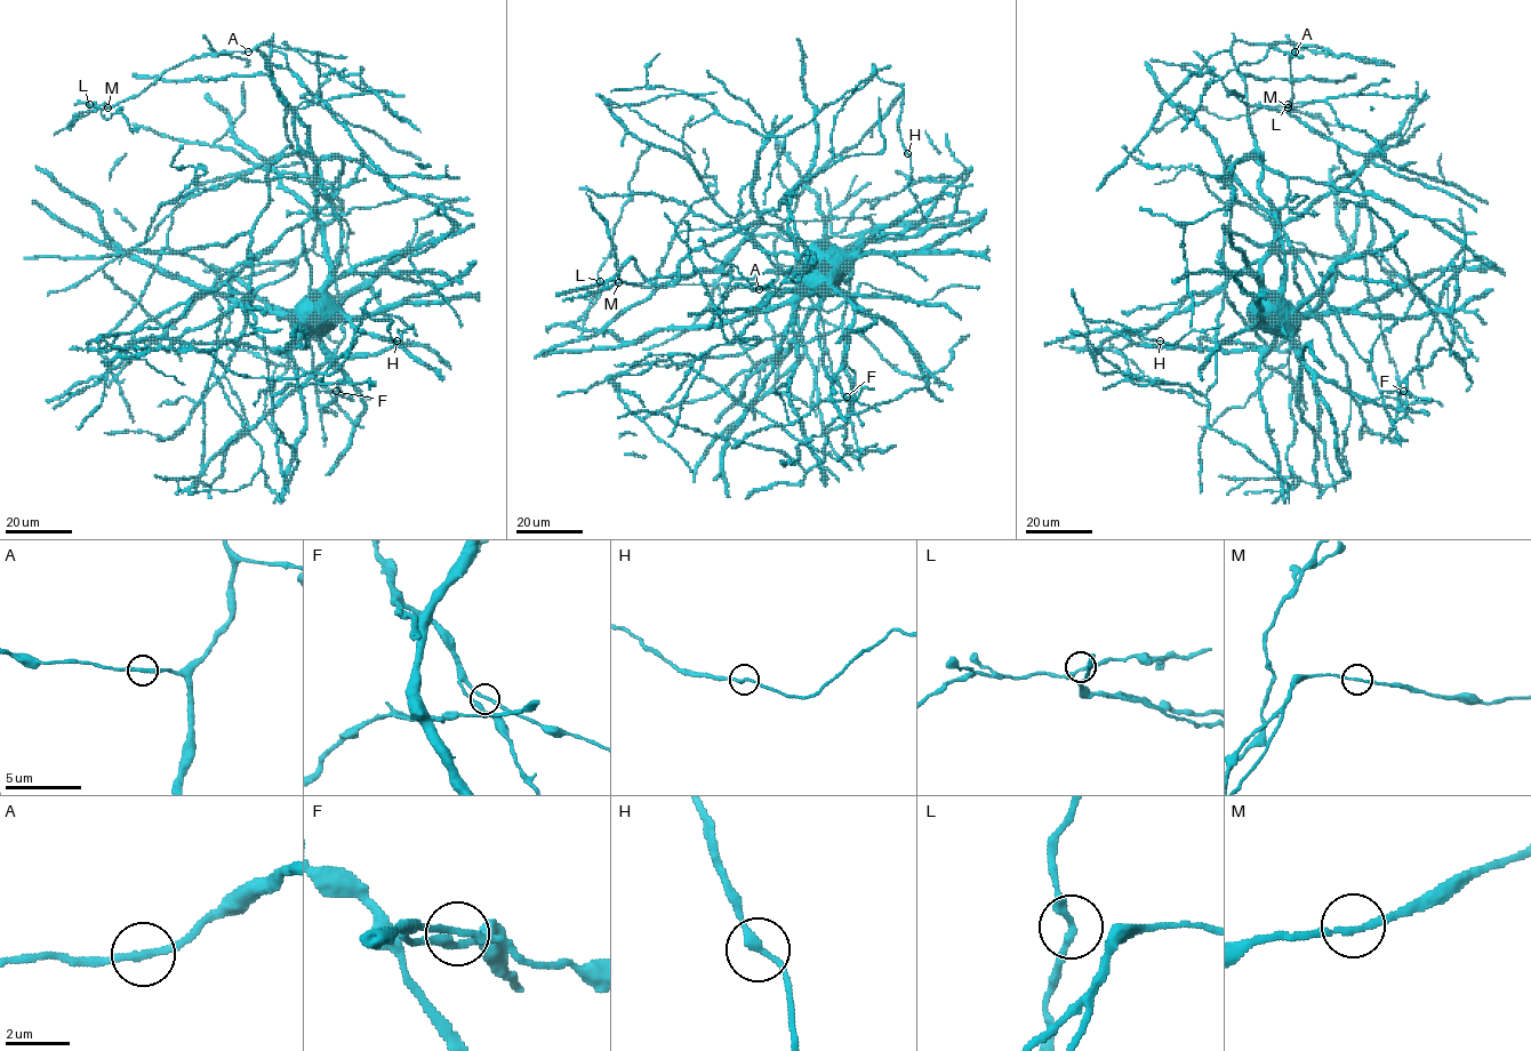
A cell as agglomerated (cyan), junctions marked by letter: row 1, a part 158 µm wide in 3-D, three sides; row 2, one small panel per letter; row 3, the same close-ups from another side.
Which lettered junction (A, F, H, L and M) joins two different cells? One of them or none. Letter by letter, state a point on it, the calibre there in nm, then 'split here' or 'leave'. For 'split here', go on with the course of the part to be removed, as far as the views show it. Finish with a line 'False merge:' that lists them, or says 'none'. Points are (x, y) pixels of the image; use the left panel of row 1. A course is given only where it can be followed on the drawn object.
A: at (248, 51); 240 nm thick; leave
F: at (336, 391); 200 nm thick; leave
H: at (397, 341); 200 nm thick; split here; foreign part runs (397, 341), (401, 344), (398, 329), (405, 331), (414, 323)
L: at (89, 104); 220 nm thick; leave
M: at (107, 107); 190 nm thick; leave
False merge: H

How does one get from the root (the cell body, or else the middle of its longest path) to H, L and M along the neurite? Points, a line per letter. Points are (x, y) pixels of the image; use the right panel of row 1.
H: (1273, 296), (1259, 387), (1279, 475), (1209, 425), (1204, 395), (1108, 362), (1080, 311), (1160, 341)
L: (1273, 296), (1285, 273), (1281, 225), (1260, 192), (1263, 153), (1235, 41), (1295, 47), (1288, 104)
M: (1273, 296), (1285, 273), (1281, 225), (1260, 192), (1263, 153), (1231, 49), (1235, 41), (1295, 47), (1288, 107)

